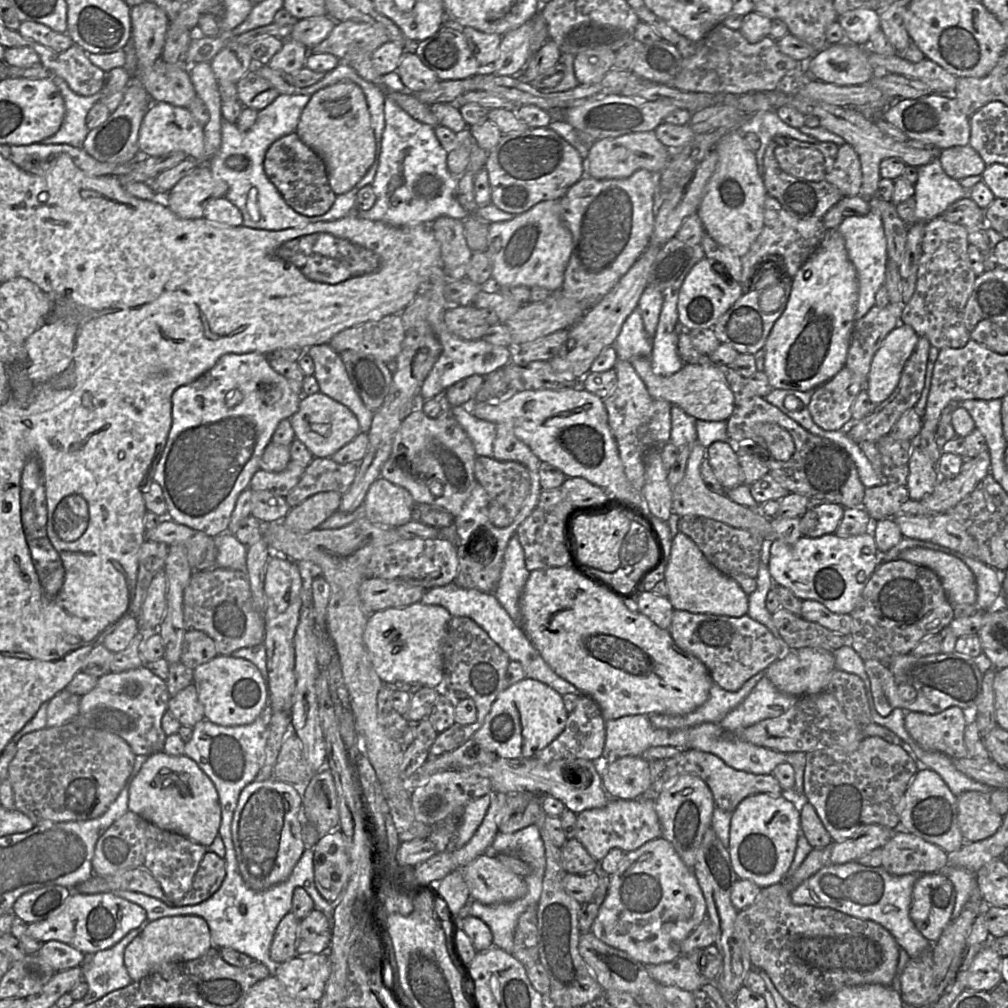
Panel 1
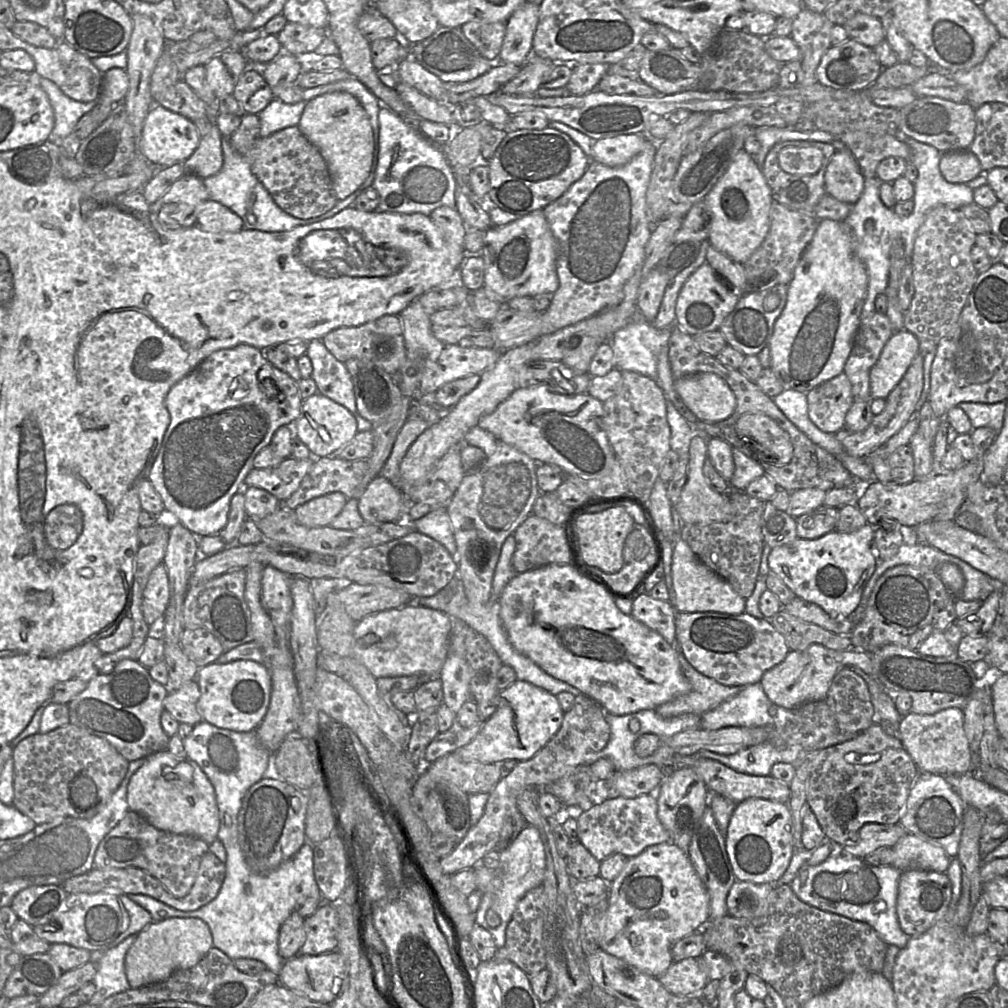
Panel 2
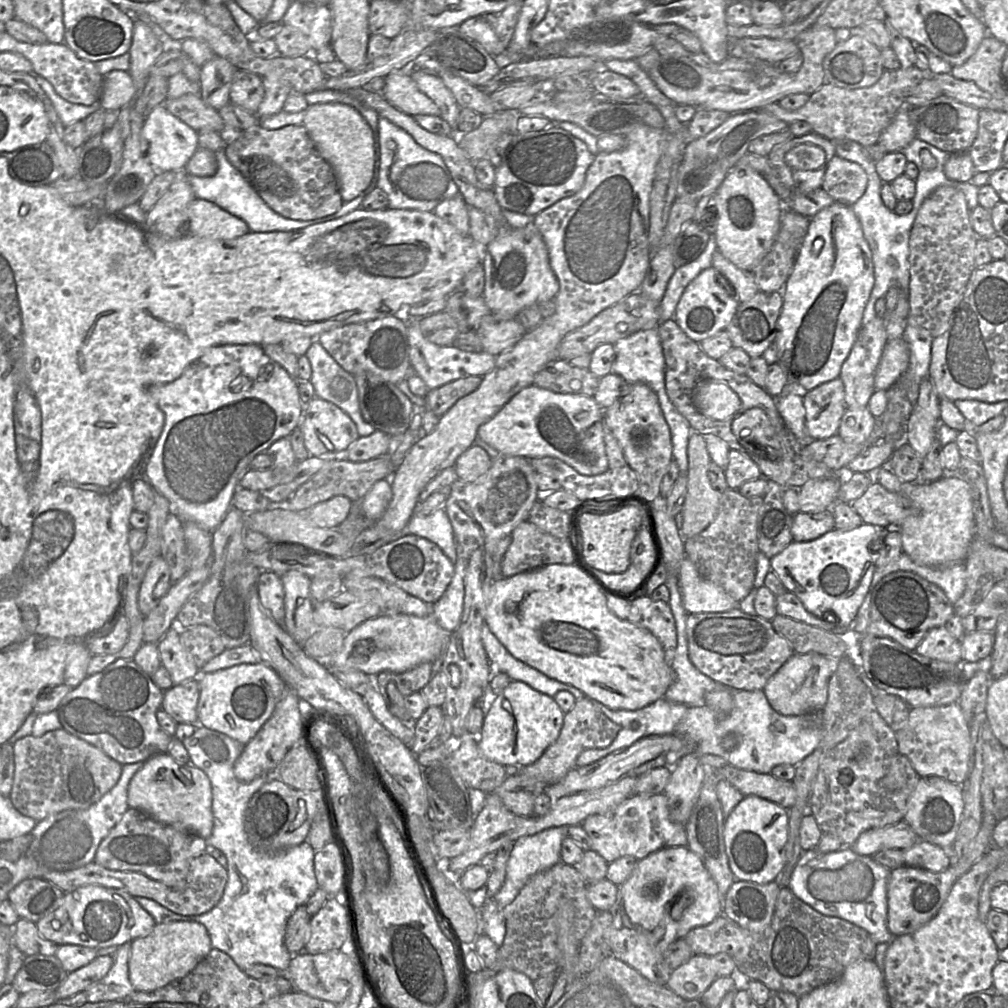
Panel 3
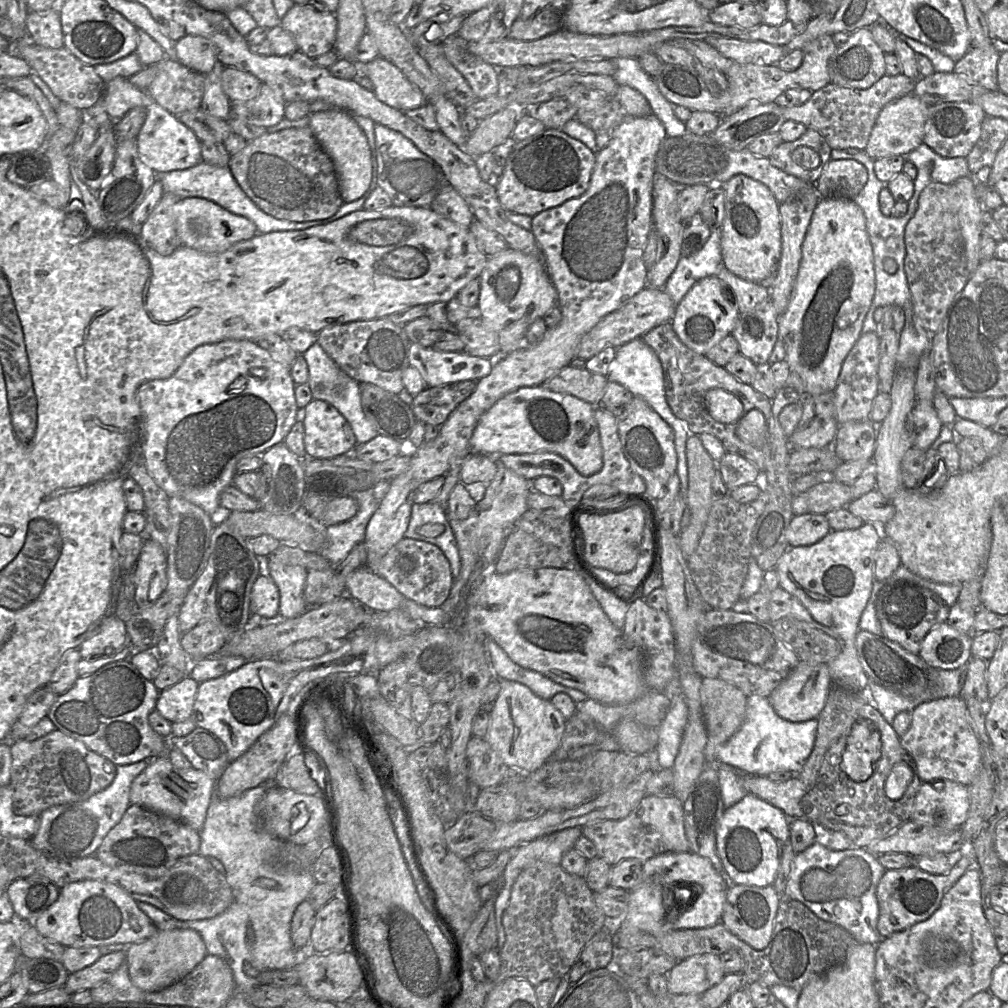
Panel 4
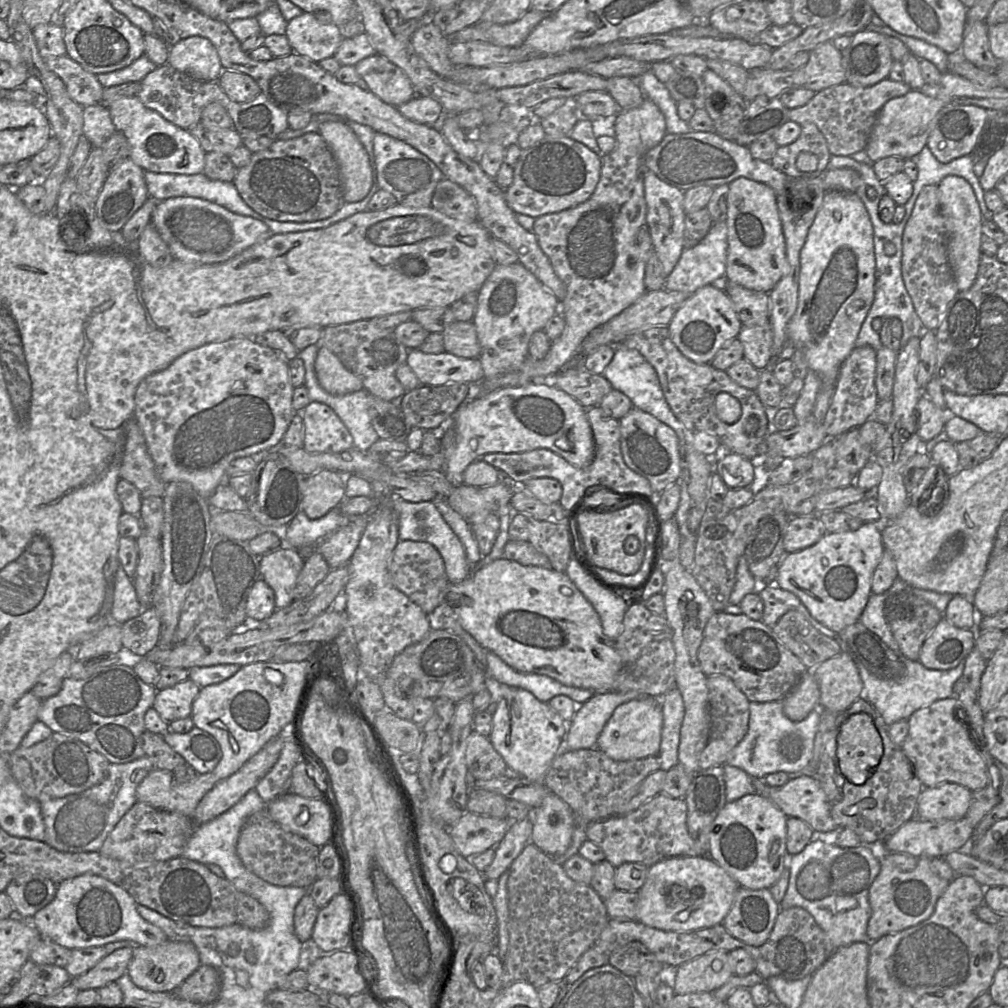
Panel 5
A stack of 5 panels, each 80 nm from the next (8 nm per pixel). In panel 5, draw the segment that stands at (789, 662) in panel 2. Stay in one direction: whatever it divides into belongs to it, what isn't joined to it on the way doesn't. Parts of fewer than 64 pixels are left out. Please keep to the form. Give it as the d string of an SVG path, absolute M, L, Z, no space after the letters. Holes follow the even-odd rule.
M809 670L798 682L798 684L781 700L784 714L792 721L801 721L805 719L809 713L819 708L820 690L819 685Z

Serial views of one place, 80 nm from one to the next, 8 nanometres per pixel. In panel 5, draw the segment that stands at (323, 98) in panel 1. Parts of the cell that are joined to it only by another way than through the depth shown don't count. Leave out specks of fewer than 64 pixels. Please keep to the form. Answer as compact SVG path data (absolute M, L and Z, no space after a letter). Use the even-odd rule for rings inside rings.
M345 120L321 122L319 134L339 165L344 201L364 199L372 187L372 171L369 156L356 134Z

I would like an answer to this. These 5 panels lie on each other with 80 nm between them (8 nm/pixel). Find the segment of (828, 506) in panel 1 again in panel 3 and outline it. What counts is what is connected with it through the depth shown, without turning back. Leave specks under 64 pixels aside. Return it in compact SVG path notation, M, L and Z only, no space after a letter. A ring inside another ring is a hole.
M832 508L820 512L798 512L793 515L791 534L793 541L804 542L817 539L835 529Z

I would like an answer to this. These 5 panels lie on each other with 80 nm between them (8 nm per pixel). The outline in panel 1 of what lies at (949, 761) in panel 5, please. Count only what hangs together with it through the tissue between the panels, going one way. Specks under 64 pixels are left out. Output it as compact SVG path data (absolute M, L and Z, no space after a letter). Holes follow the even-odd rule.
M952 706L938 714L907 711L905 729L911 738L926 751L937 751L950 759L966 758L964 731L968 713Z

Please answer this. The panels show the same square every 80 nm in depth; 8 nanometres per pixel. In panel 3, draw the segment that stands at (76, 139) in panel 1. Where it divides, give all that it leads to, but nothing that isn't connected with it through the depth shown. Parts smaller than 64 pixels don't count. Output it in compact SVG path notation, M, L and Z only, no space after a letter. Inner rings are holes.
M32 72L32 74L34 75L41 89L51 100L64 127L78 121L83 121L87 116L99 109L100 100L90 106L73 104L59 96L48 80L34 72Z

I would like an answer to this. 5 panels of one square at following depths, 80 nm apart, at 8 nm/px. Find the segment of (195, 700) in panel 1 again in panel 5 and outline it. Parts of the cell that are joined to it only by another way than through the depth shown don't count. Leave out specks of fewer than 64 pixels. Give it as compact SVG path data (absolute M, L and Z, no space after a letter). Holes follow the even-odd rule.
M187 678L171 687L158 690L152 708L167 723L191 717L192 703L199 690L200 687Z

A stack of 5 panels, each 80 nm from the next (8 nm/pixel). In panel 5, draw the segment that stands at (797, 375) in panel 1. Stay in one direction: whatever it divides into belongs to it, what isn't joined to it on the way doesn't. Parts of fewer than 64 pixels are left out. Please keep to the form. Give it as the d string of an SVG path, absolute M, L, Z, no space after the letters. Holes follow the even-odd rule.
M827 191L822 206L817 212L815 219L808 231L808 235L805 244L800 253L800 275L799 275L799 289L798 289L798 304L794 315L792 316L790 322L788 323L786 334L788 344L796 350L803 352L808 368L815 371L821 379L821 387L818 391L816 402L813 409L813 415L819 422L823 422L826 417L829 405L831 403L832 396L835 391L835 385L839 375L839 371L842 363L849 356L852 350L855 348L855 343L861 329L861 326L866 319L866 316L872 306L874 300L875 292L875 270L876 262L874 255L874 233L873 226L870 220L870 216L867 209L859 198L859 196L854 192L842 192L842 191Z

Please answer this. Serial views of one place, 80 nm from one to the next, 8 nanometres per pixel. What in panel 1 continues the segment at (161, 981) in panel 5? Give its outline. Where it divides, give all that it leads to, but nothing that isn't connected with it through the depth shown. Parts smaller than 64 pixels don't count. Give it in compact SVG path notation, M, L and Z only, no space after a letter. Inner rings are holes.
M179 915L147 920L141 933L125 948L124 965L131 980L138 981L160 965L197 959L211 947L209 926L200 916Z

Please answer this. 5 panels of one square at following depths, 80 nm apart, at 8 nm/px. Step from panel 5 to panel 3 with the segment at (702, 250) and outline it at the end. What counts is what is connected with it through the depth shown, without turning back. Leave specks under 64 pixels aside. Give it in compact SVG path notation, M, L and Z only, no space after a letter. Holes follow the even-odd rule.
M715 233L711 234L704 251L694 261L676 268L660 302L661 322L673 319L677 304L689 283L703 270L713 267L712 258L717 250Z

